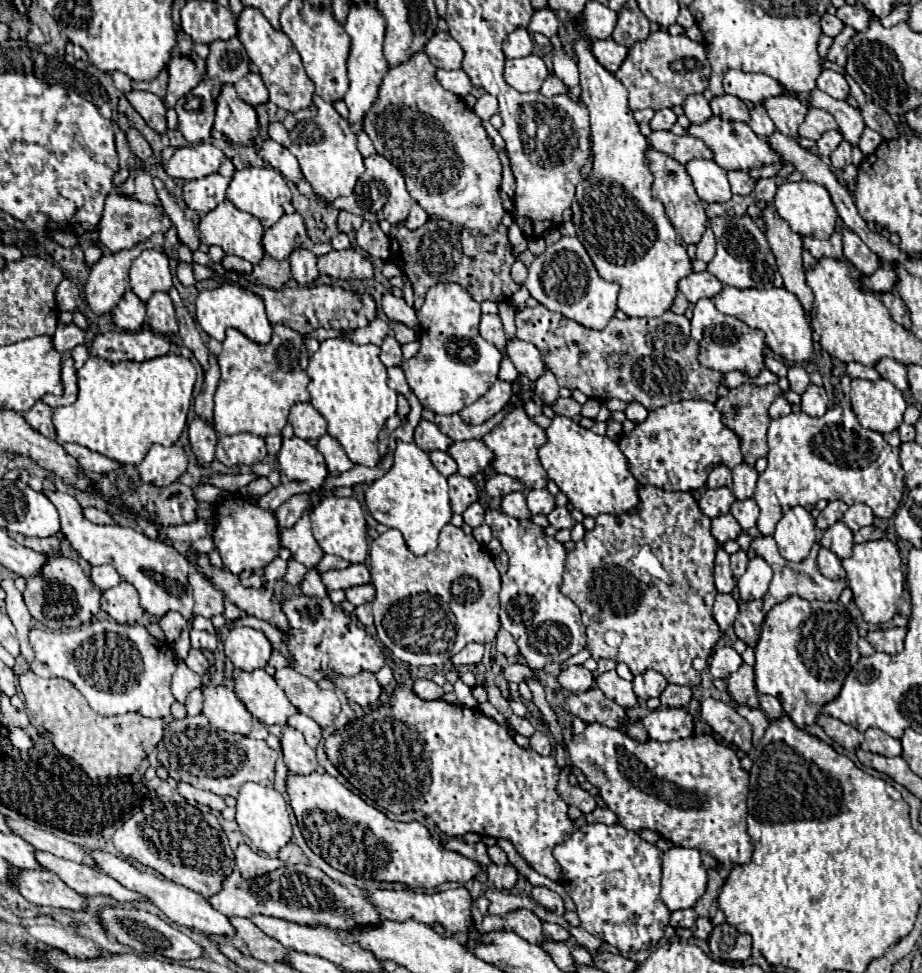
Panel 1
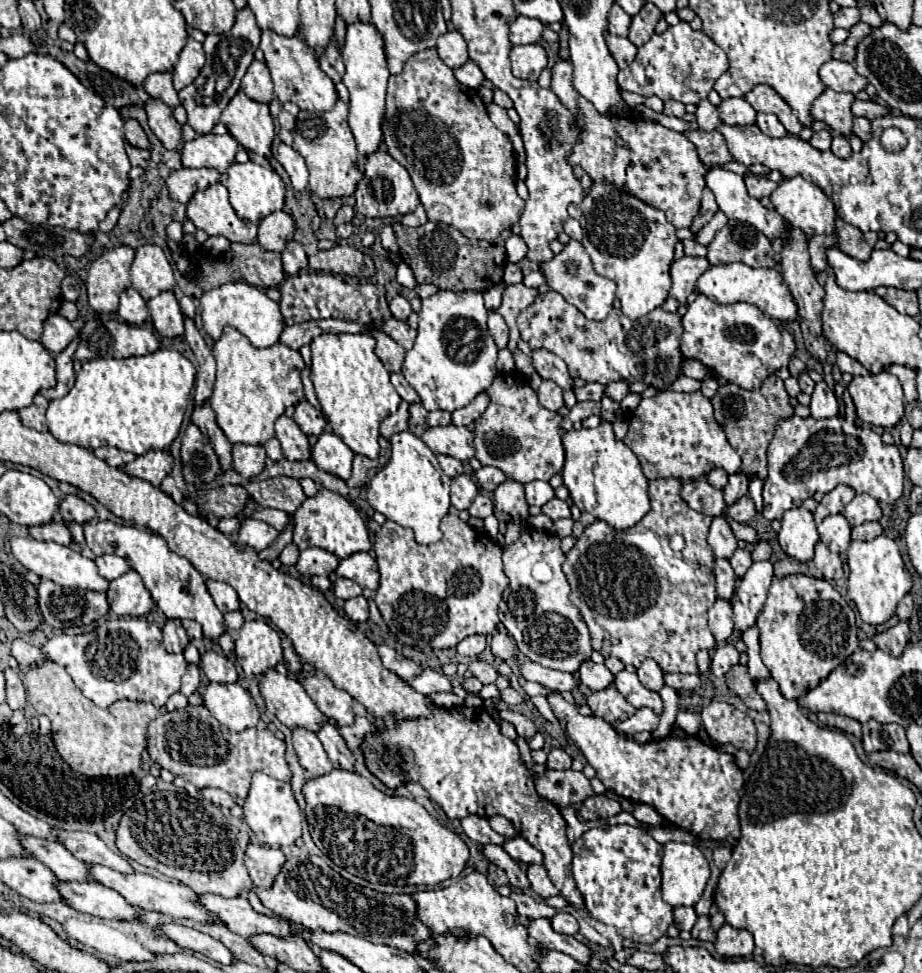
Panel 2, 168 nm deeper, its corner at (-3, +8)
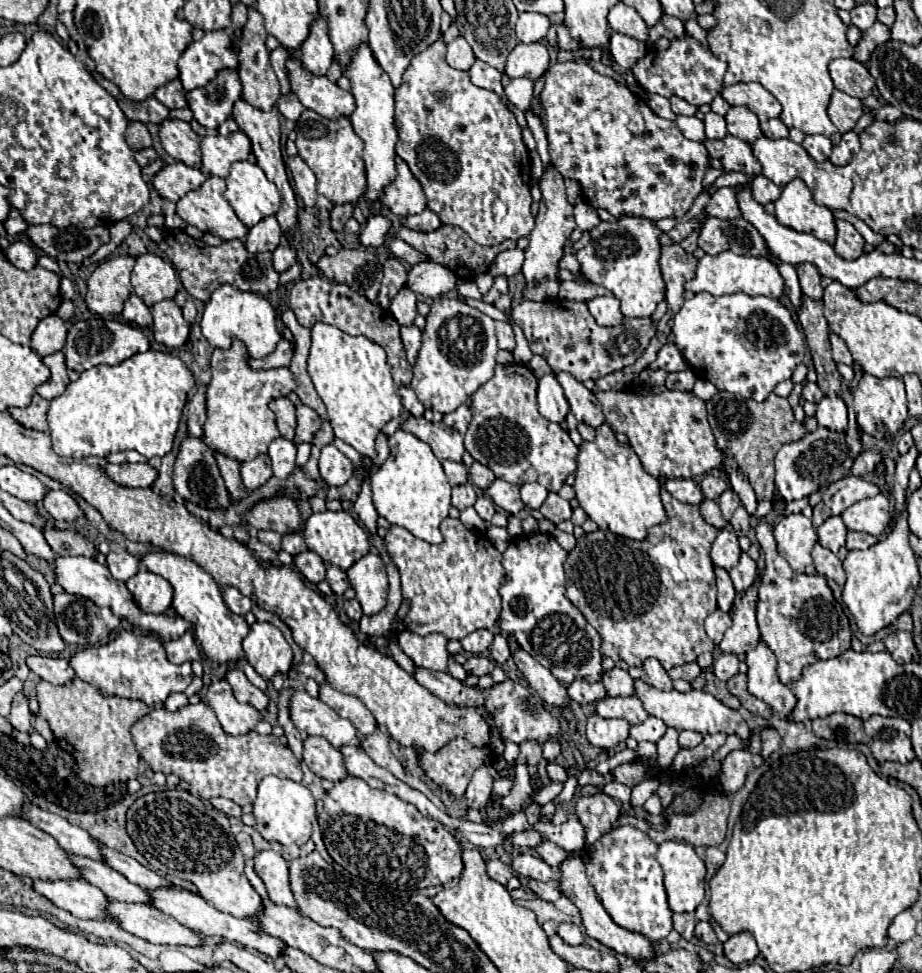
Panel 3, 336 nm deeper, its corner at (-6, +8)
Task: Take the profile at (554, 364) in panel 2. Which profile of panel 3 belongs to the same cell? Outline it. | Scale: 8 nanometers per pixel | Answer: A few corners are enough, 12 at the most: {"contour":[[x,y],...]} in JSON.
{"contour":[[570,374],[556,376],[578,422],[596,430],[604,412],[596,396]]}

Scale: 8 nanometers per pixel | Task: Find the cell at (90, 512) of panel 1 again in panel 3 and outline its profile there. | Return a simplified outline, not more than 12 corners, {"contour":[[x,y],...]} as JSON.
{"contour":[[48,490],[42,506],[58,522],[74,522],[82,510],[64,490]]}

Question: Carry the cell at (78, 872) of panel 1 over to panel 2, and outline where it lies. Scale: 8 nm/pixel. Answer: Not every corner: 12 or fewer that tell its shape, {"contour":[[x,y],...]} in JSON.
{"contour":[[87,864],[89,876],[137,908],[217,922],[197,894],[137,872]]}

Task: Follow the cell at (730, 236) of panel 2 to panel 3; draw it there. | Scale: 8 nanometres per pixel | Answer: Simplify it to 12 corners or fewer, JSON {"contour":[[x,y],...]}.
{"contour":[[706,216],[698,246],[706,254],[764,256],[766,244],[744,218]]}

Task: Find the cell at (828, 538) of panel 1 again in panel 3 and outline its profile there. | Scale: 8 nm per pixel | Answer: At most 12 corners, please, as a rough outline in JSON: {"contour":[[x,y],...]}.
{"contour":[[832,516],[816,532],[818,542],[838,552],[846,542],[840,516]]}

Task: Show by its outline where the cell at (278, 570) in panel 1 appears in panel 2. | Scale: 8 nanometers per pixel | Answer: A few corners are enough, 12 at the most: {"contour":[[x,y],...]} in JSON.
{"contour":[[287,544],[279,556],[283,566],[295,566],[299,550]]}

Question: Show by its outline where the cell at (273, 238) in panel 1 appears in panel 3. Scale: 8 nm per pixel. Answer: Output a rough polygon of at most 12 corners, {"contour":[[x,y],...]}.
{"contour":[[268,216],[248,230],[244,246],[250,254],[272,252],[282,234]]}

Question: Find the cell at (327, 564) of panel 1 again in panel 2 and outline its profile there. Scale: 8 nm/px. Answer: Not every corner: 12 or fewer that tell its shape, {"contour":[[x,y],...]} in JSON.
{"contour":[[323,548],[301,552],[297,570],[303,576],[329,576],[339,558]]}

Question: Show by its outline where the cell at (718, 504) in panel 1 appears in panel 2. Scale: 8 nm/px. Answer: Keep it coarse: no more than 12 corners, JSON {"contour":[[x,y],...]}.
{"contour":[[705,478],[685,482],[689,508],[709,516],[727,510],[723,490]]}

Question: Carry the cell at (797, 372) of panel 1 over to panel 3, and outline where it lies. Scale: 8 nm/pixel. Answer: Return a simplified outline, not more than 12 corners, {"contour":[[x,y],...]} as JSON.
{"contour":[[814,382],[804,384],[804,400],[818,402],[824,398]]}

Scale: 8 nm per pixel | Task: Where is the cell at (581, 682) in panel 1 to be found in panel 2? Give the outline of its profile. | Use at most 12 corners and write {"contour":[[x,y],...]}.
{"contour":[[585,660],[579,682],[589,690],[603,690],[613,674],[603,664]]}

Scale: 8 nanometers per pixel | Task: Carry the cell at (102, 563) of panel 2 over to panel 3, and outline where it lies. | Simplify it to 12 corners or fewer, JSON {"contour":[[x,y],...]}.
{"contour":[[126,550],[106,556],[112,576],[126,582],[138,572],[138,560]]}

